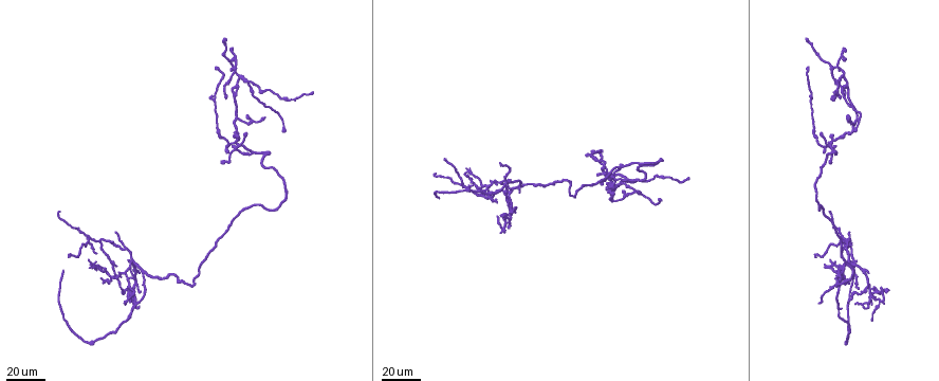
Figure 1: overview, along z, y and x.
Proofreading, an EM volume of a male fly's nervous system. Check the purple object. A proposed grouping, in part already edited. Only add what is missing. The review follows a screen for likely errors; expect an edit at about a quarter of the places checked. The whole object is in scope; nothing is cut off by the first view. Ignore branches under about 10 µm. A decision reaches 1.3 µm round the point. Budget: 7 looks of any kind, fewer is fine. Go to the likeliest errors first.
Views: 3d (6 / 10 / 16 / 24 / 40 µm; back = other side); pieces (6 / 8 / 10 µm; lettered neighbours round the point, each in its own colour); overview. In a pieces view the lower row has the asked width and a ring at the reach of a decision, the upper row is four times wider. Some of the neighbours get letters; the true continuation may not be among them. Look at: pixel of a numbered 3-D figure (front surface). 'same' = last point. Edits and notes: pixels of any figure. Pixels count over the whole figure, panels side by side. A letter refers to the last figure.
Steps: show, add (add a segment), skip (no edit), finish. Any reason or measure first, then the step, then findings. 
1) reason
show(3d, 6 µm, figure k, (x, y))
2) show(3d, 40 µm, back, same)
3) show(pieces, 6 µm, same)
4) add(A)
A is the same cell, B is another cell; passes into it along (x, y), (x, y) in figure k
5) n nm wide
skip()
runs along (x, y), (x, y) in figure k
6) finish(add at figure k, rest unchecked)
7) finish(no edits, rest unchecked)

branch stops here
show(3d, 24 µm, figure 1, (504, 193))

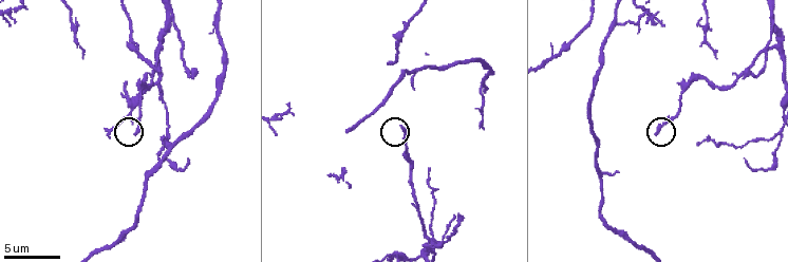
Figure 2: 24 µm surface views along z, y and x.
see the neighbours
show(pieces, 10 µm, figure 2, (657, 130))

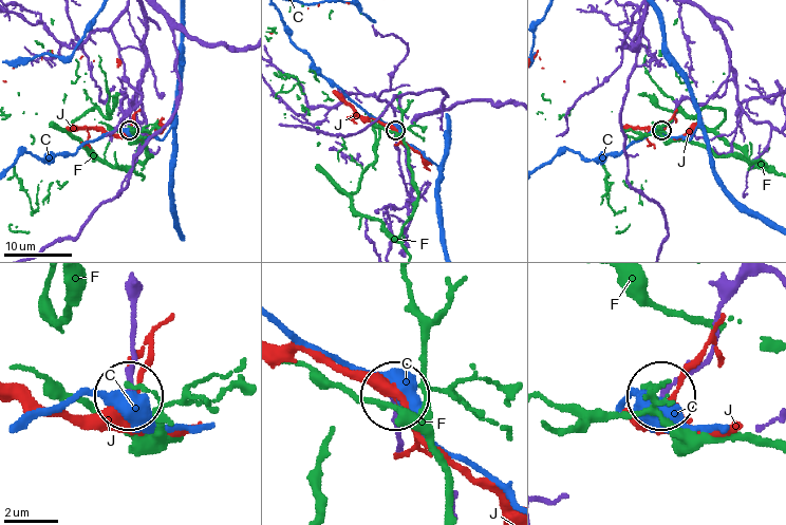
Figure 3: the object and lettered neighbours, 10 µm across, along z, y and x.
230 nm wide
skip()
C, F and J are other cells; runs along (744, 283), (719, 311), (710, 352), (665, 391) in figure 3; none of them fits

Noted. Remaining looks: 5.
free end
show(3d, 24 µm, figure 1, (869, 272))

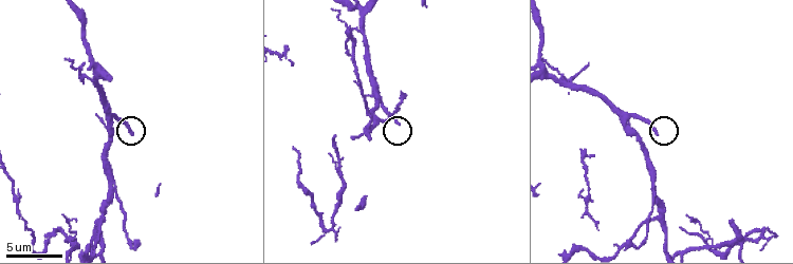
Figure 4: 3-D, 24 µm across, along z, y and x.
show(pieces, 6 µm, figure 4, (657, 131))

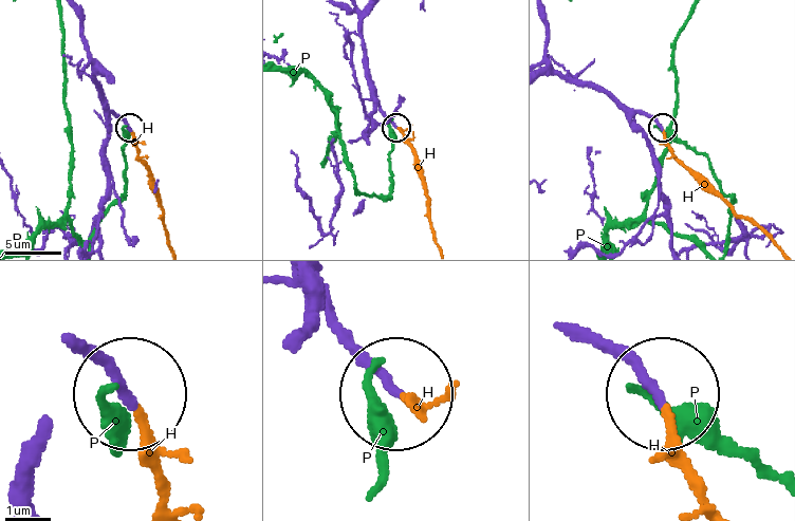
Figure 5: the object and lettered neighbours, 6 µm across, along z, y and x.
add(H)
H is the same cell, P is another cell; it goes on there

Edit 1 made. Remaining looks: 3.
an open end
show(3d, 24 µm, figure 1, (234, 95))

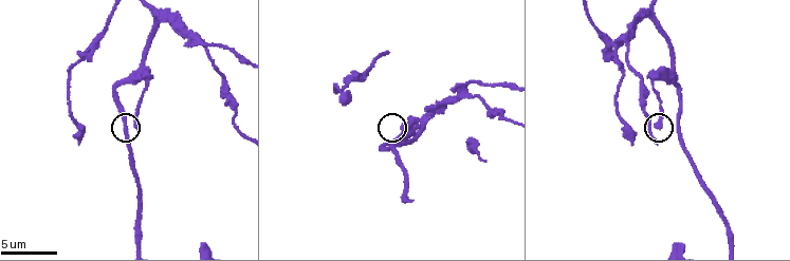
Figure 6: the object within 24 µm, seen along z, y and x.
show(pieces, 8 µm, figure 6, (134, 124))

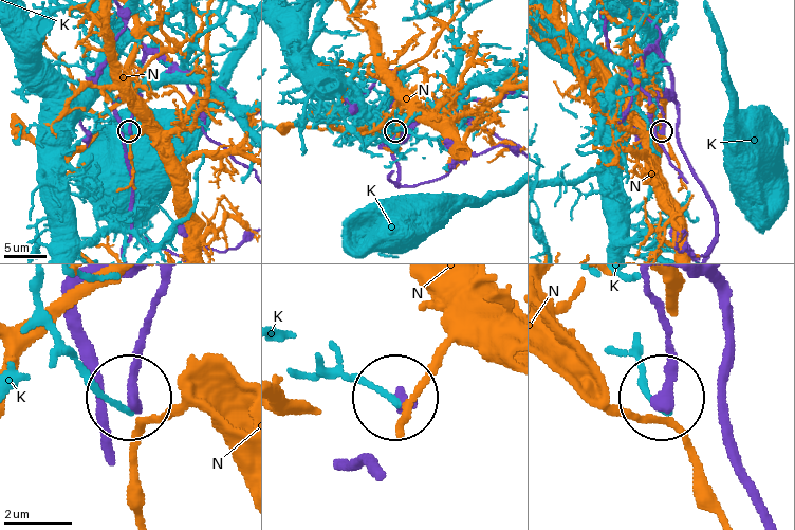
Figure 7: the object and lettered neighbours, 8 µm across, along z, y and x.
skip()
K and N are other cells; runs along (697, 176), (679, 139), (678, 107), (664, 98), (662, 129) in figure 7; no lettered segment goes on from it

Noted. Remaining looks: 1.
finish(add at figure 5, rest unchecked)

